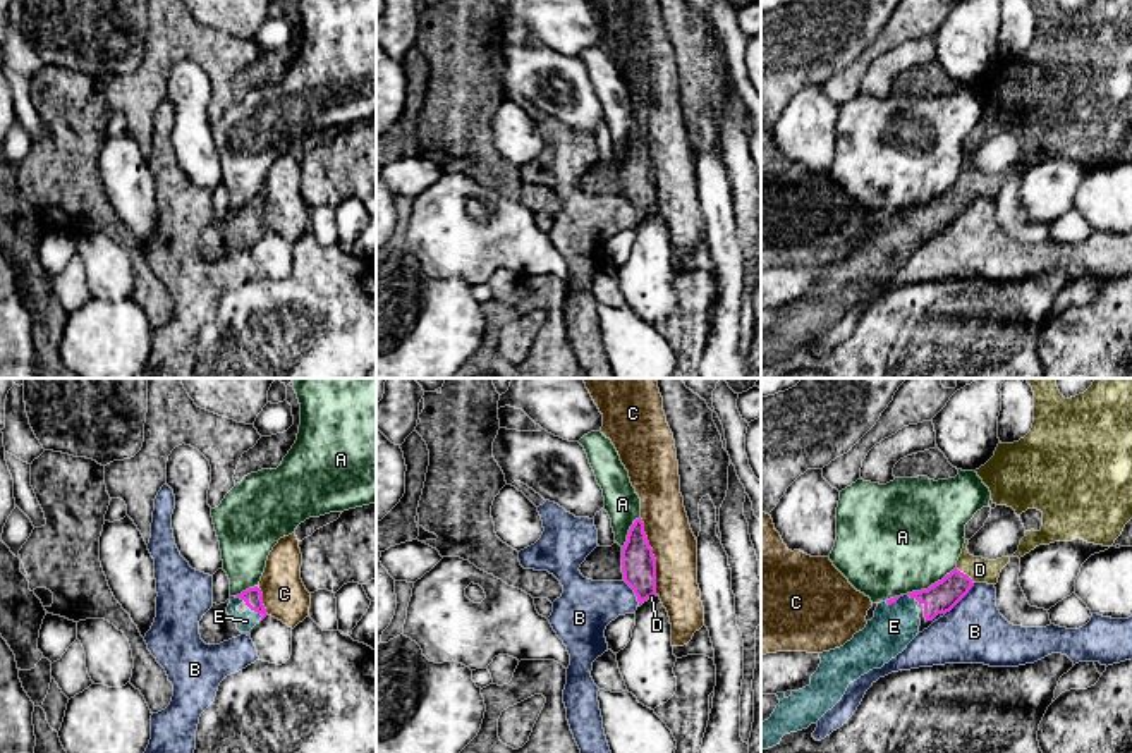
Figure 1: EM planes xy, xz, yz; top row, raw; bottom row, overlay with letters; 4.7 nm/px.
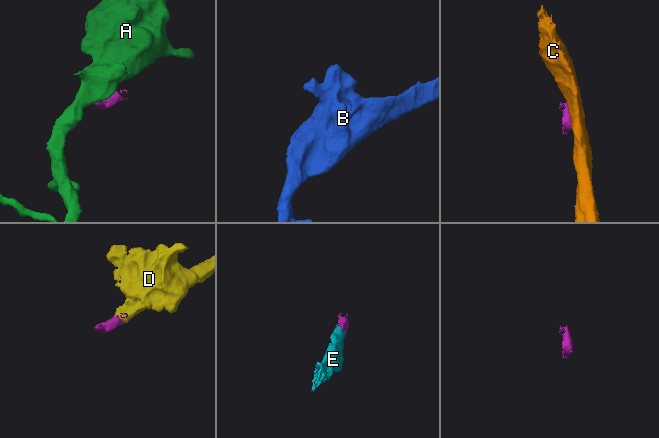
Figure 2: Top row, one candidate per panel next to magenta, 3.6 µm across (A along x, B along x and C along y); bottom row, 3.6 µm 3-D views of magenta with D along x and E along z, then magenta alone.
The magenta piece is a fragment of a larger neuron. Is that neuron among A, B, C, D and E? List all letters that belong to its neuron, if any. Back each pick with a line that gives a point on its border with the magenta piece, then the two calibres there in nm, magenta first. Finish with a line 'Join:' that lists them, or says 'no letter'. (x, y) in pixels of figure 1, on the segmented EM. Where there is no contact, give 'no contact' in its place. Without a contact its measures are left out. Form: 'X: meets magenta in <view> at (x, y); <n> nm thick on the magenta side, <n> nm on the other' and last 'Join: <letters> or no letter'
D: meets magenta in yz at (966, 575); 150 nm thick on the magenta side, 120 nm on the other
E: meets magenta in xy at (249, 607); 90 nm thick on the magenta side, 90 nm on the other
Join: D, E

